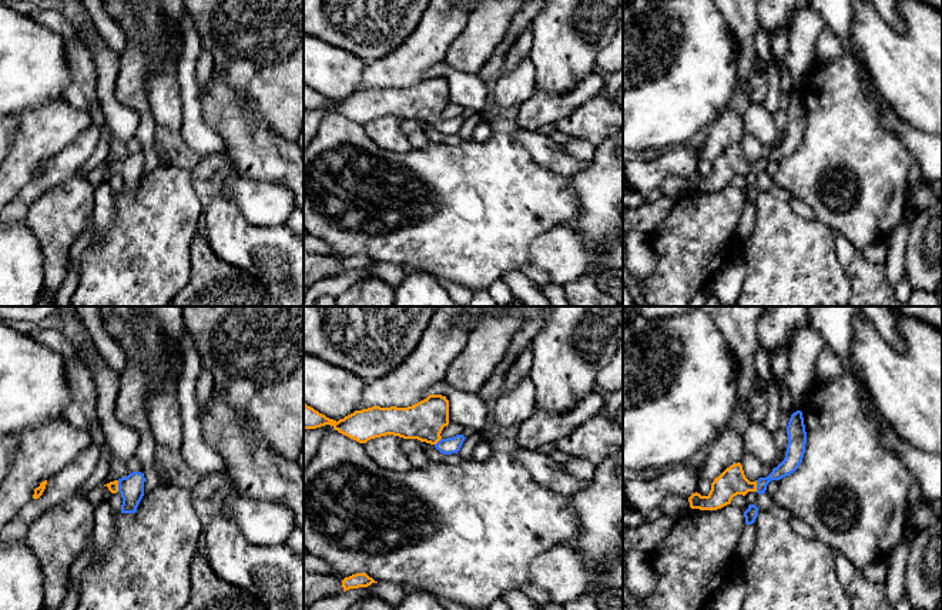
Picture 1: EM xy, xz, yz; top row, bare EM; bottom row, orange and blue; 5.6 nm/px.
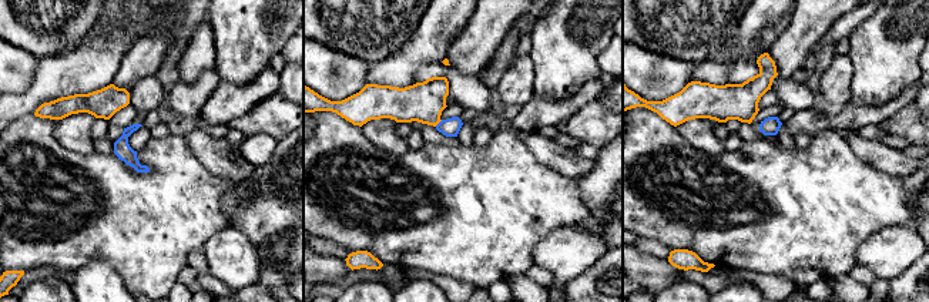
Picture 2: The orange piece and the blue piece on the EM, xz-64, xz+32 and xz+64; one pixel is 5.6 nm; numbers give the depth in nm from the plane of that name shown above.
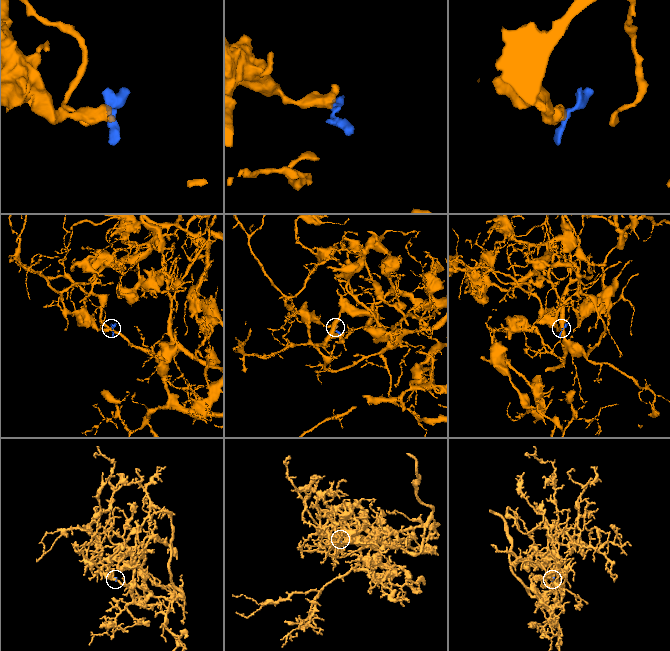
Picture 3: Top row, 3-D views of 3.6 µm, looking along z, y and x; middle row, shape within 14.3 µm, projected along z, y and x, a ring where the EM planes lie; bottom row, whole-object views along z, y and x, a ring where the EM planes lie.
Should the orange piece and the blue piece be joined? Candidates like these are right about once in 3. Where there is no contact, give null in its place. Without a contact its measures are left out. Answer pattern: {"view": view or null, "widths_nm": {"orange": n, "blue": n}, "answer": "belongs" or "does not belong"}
{"view": "yz", "widths_nm": {"orange": 160, "blue": 90}, "answer": "belongs"}

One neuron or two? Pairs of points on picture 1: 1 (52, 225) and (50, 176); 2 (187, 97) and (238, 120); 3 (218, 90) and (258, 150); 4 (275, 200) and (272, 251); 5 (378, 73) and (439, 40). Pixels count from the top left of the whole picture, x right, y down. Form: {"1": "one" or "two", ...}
{"1": "two", "2": "two", "3": "one", "4": "two", "5": "one"}

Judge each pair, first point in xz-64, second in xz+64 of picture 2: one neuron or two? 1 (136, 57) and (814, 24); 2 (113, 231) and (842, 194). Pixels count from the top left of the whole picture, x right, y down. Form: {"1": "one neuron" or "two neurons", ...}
{"1": "one neuron", "2": "one neuron"}

